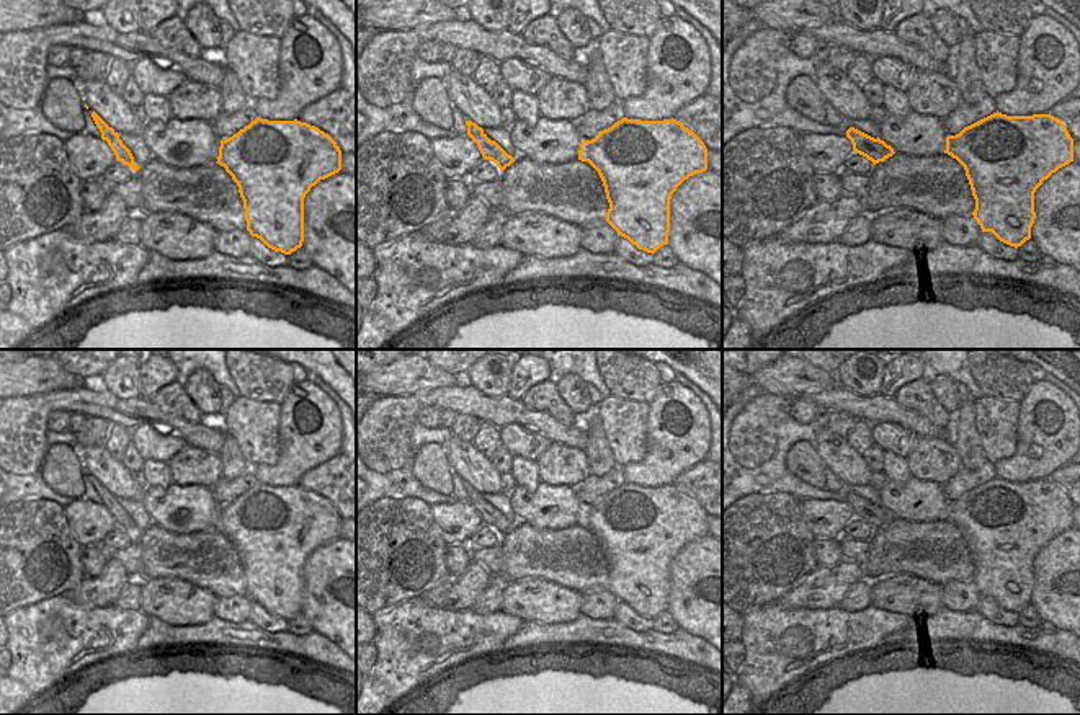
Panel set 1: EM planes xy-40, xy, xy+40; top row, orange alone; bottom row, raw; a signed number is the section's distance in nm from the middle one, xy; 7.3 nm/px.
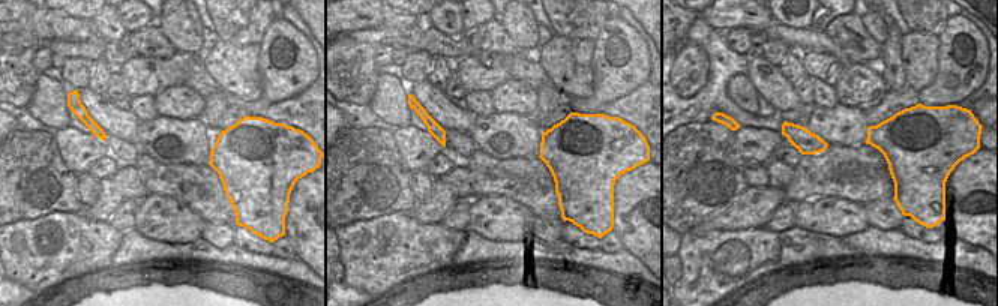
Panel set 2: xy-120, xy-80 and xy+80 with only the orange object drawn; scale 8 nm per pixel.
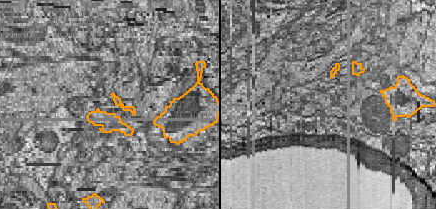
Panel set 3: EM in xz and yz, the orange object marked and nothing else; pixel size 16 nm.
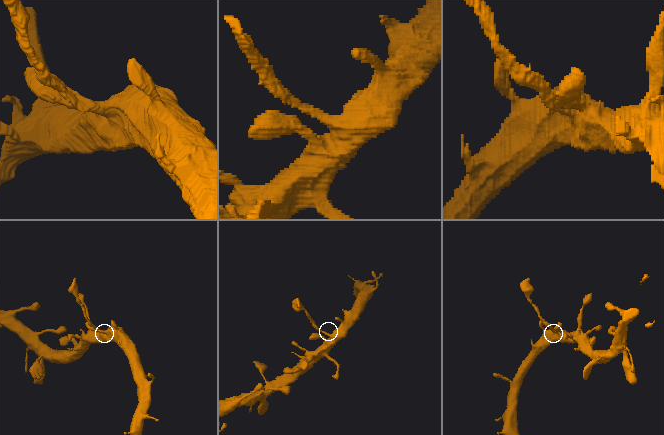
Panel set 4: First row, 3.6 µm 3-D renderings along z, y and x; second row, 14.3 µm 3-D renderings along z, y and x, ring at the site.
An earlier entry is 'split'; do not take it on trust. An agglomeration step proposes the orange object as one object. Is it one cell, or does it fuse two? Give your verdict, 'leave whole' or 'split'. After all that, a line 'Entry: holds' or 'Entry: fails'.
split
Entry: holds

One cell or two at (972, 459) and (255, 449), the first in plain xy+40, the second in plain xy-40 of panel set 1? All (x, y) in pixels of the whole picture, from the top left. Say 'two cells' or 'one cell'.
two cells

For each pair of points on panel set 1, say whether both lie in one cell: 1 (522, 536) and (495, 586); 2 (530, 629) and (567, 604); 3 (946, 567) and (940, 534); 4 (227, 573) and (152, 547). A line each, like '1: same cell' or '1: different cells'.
1: different cells
2: different cells
3: same cell
4: same cell

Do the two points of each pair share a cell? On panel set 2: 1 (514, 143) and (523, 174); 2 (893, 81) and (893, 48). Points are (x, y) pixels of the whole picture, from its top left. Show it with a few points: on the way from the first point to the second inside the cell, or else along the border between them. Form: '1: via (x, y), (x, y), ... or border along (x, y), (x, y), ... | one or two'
1: border along (483, 150), (500, 159), (538, 156) | two
2: via (892, 74), (892, 56) | one

